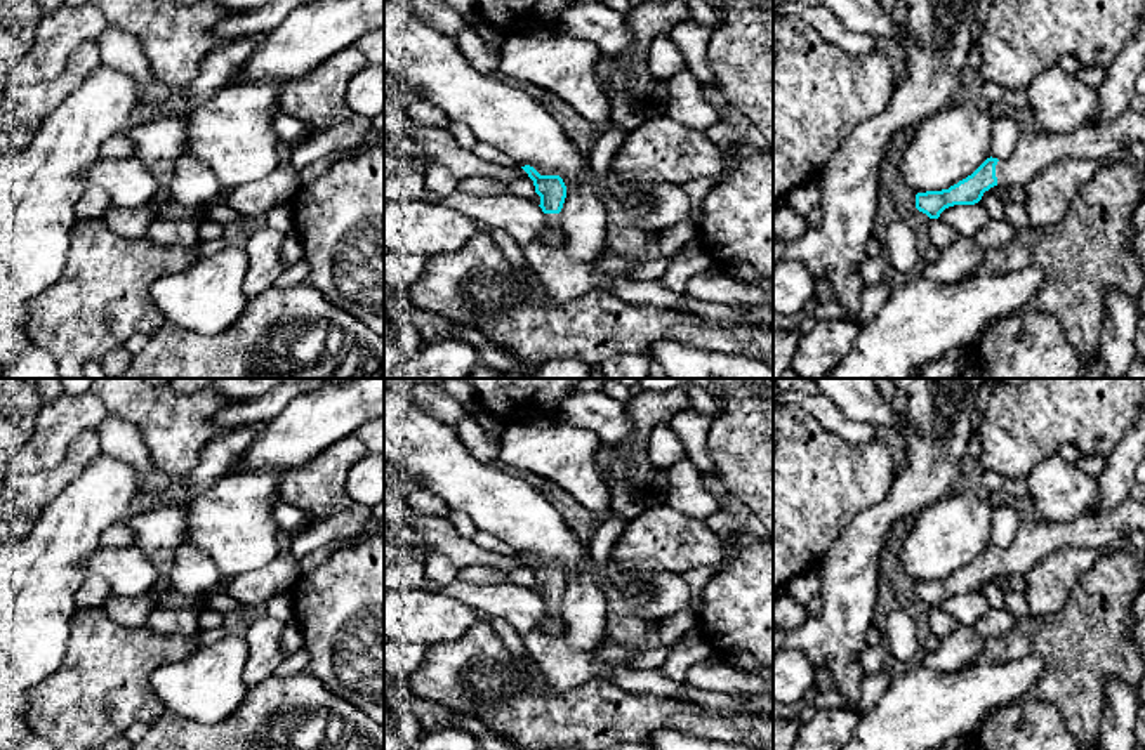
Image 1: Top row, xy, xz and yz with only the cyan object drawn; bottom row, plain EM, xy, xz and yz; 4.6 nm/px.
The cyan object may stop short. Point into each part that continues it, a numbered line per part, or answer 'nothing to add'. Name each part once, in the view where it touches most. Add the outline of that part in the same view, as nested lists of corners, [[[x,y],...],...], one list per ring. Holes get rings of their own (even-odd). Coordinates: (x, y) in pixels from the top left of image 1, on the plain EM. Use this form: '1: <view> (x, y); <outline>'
1: yz (1036, 539); [[[1124,500],[1110,510],[1081,516],[1070,523],[1044,517],[1020,521],[1013,543],[996,554],[997,573],[1027,575],[1034,564],[1060,547],[1095,549],[1122,547],[1133,531],[1145,533],[1145,502]]]

